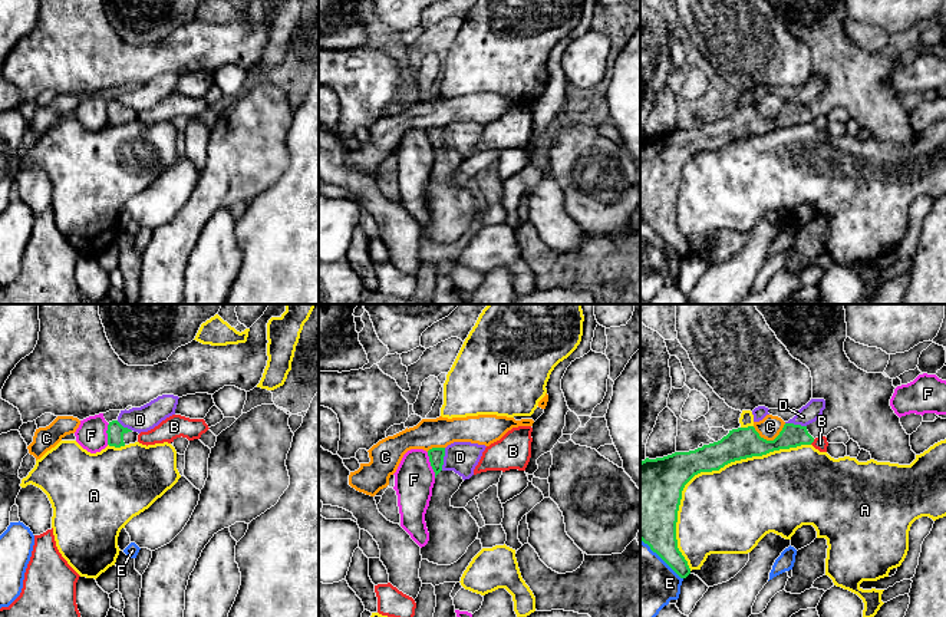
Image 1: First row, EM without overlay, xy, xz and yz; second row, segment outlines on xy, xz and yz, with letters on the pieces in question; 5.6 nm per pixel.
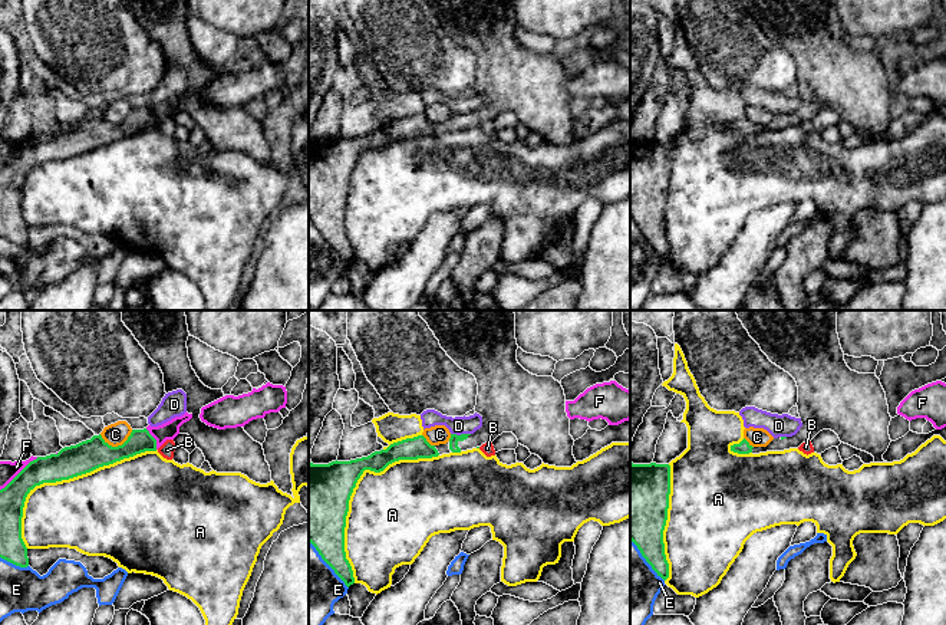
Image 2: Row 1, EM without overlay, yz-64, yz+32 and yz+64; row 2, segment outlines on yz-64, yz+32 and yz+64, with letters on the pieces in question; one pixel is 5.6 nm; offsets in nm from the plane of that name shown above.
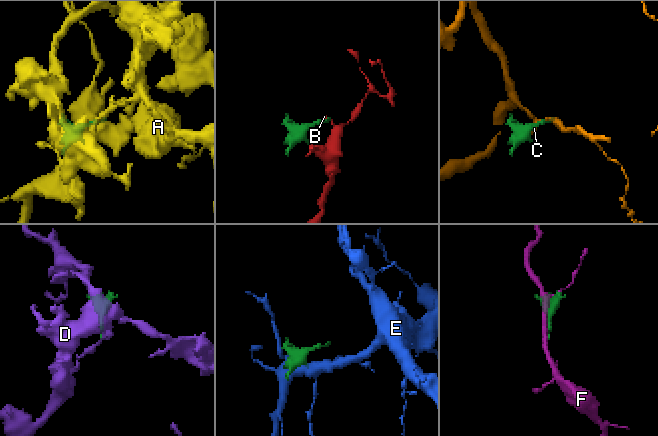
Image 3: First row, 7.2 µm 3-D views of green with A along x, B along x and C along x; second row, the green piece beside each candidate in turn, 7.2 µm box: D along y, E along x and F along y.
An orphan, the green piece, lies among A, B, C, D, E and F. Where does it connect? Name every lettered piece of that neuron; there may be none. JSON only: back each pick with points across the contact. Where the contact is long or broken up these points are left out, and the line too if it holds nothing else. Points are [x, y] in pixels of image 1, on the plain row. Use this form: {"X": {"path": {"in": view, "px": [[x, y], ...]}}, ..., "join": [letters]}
{"join": []}

